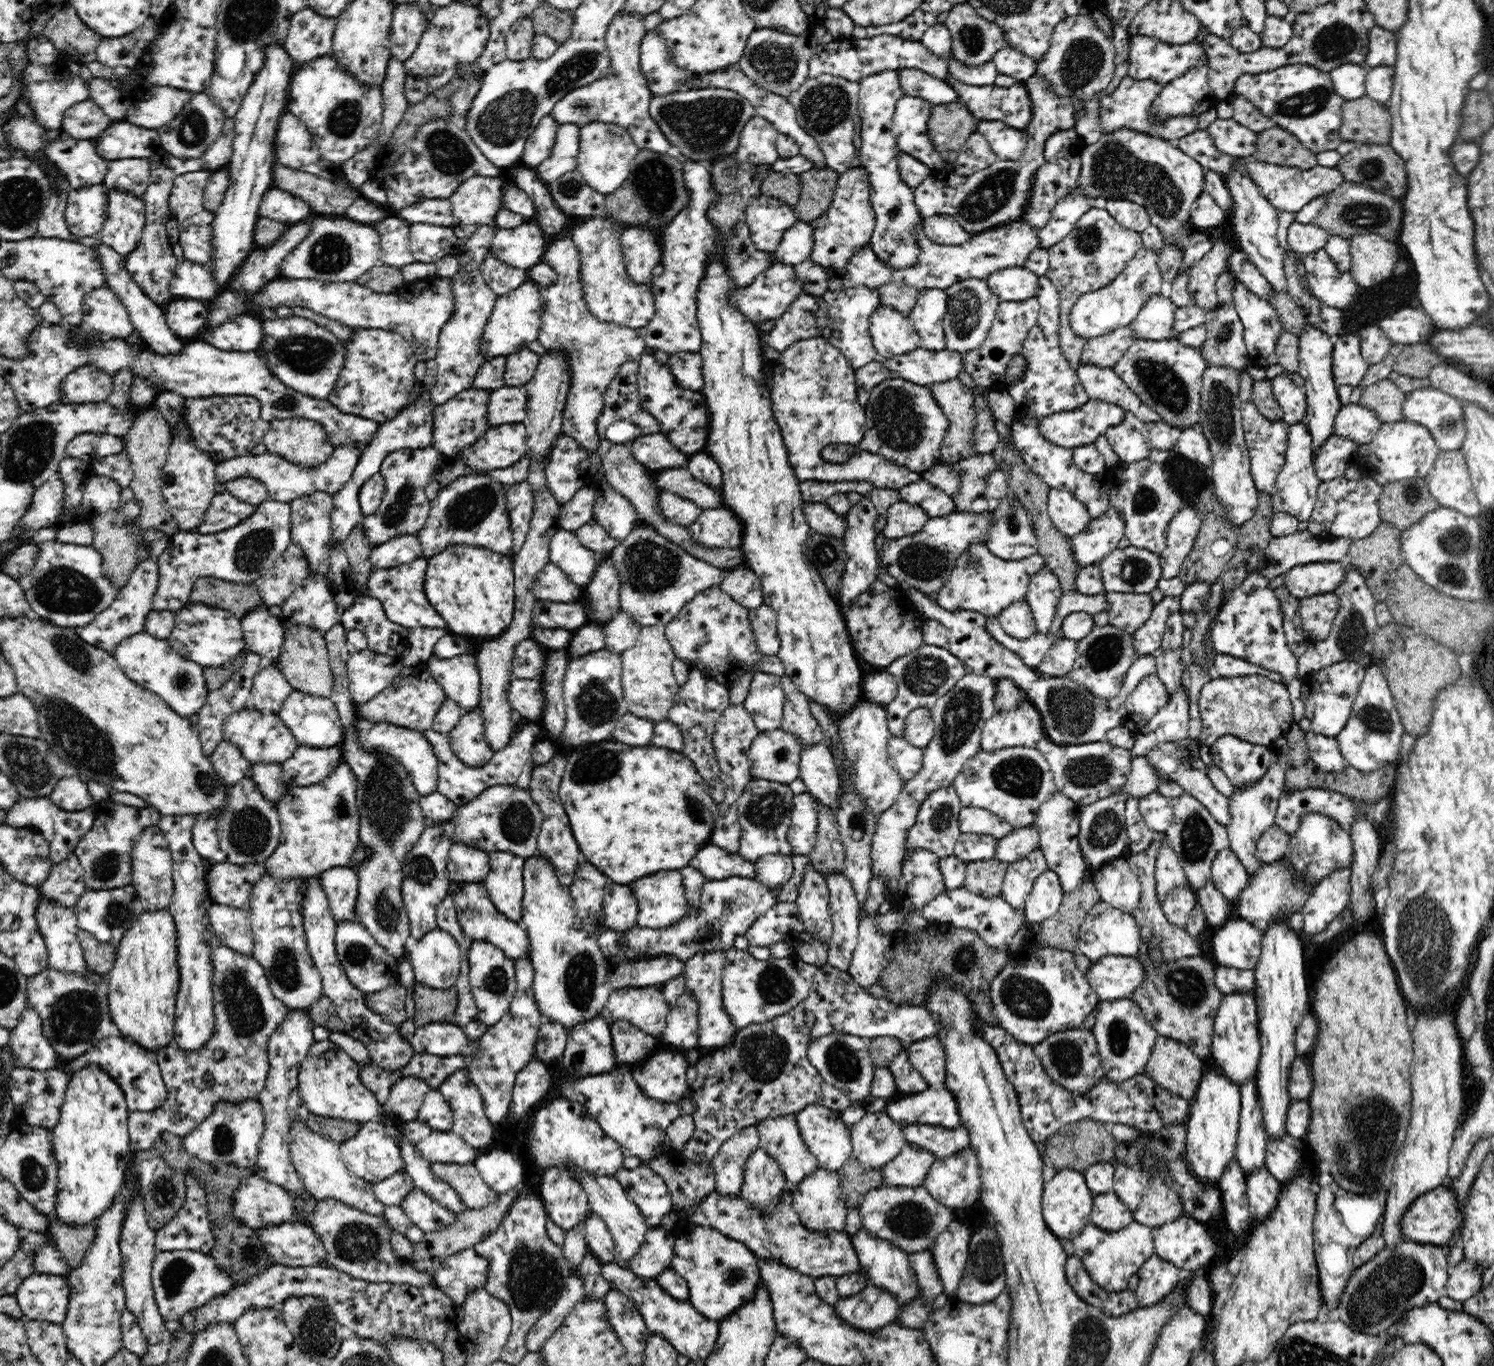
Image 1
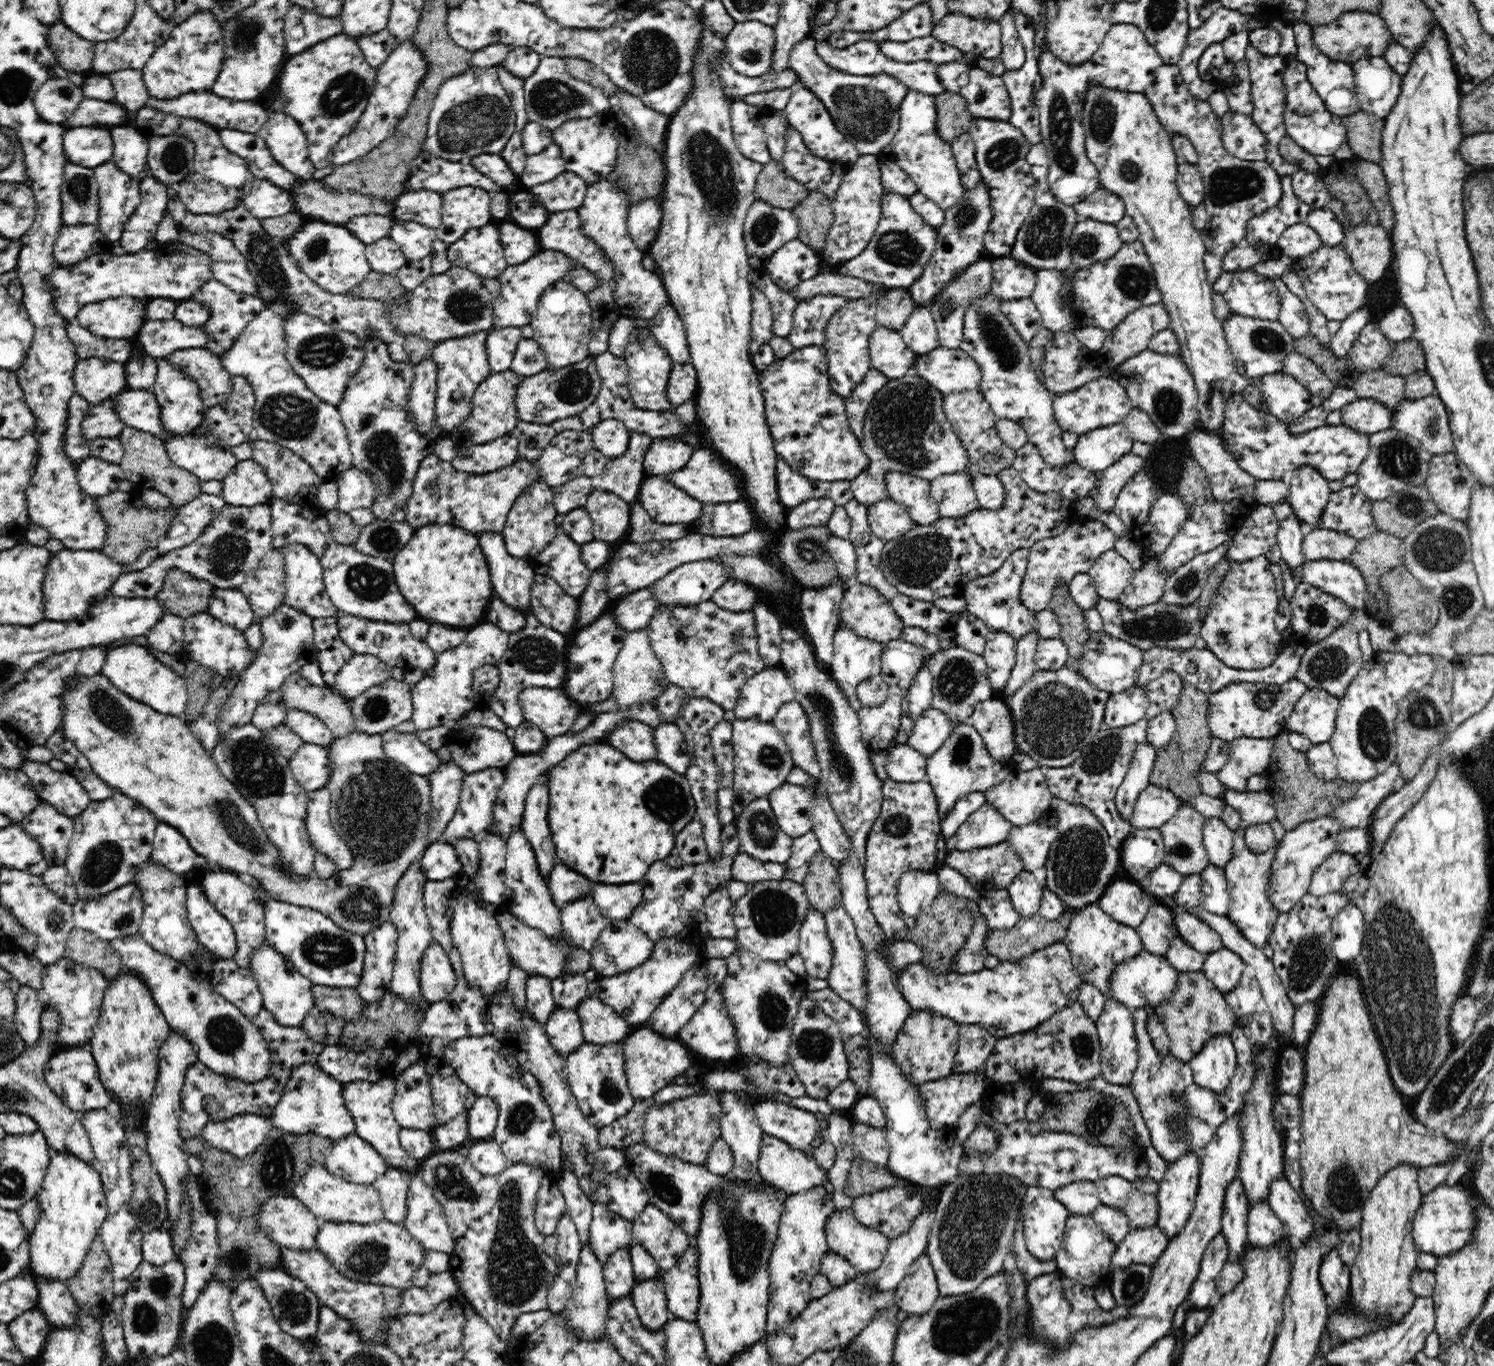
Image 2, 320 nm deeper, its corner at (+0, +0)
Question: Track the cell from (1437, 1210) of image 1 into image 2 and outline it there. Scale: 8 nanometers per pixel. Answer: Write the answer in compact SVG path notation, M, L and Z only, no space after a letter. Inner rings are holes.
M1444 1184L1423 1196L1421 1206L1414 1216L1411 1234L1419 1252L1428 1252L1440 1258L1472 1244L1477 1222L1478 1216L1468 1191L1459 1184L1452 1187Z

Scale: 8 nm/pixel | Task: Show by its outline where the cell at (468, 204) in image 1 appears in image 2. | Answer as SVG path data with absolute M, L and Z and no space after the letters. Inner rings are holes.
M461 186L441 193L441 224L436 229L438 240L457 242L470 228L480 228L493 221L490 212L491 193L475 186Z

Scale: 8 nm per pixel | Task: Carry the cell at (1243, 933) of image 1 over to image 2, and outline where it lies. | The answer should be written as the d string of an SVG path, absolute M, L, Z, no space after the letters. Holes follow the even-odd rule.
M1222 947L1205 957L1201 971L1225 996L1238 984L1241 976L1248 969L1247 964L1236 953Z

